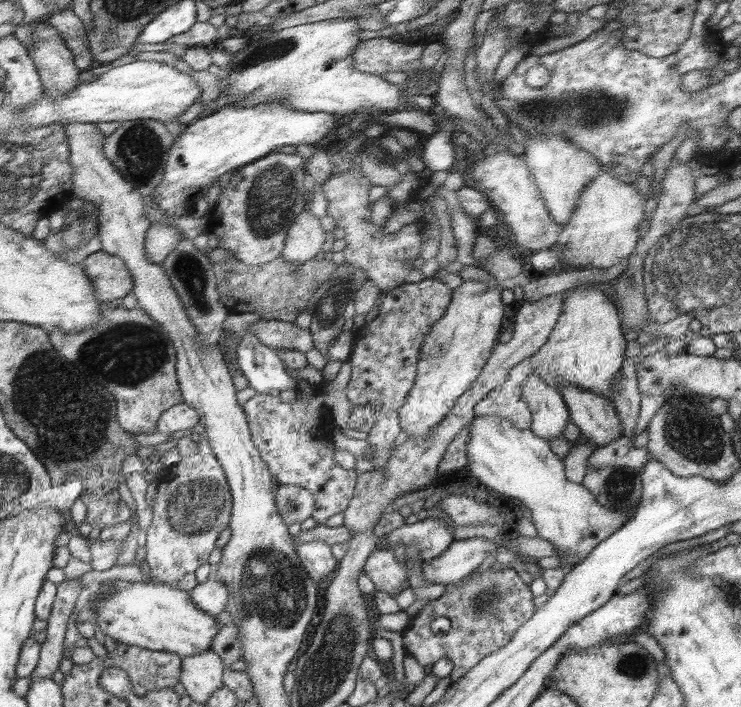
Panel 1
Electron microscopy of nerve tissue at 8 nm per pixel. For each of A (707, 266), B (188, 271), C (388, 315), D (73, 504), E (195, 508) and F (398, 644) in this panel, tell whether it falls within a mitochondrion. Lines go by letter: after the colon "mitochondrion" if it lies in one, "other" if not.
A: mitochondrion
B: mitochondrion
C: other
D: other
E: mitochondrion
F: other

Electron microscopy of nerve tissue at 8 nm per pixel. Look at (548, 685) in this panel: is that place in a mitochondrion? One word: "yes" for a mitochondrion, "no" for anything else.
no

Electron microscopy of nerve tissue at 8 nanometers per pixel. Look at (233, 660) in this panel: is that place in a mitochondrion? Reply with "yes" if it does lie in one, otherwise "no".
no

